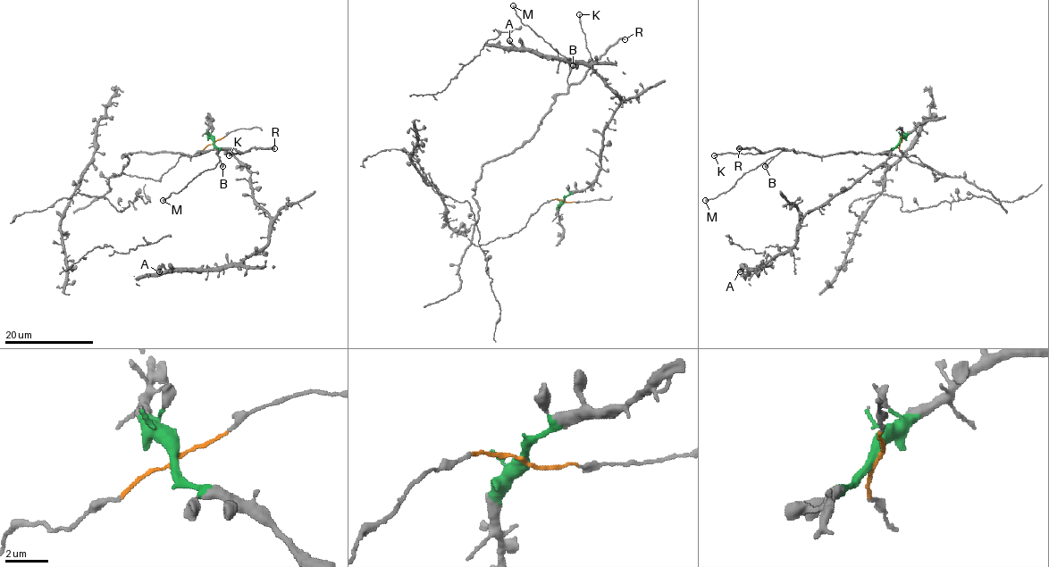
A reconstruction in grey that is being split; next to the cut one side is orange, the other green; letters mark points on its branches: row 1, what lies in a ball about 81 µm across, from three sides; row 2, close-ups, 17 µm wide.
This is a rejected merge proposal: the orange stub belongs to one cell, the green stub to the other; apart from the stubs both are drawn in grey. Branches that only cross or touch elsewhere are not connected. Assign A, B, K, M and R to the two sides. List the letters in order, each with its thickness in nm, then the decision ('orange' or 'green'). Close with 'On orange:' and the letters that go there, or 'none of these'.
A: 440 nm thick; green
B: 360 nm thick; orange
K: 190 nm thick; orange
M: 280 nm thick; orange
R: 360 nm thick; orange
On orange: B, K, M, R

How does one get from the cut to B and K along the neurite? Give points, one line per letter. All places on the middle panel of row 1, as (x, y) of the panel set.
B: (563, 200), (544, 203), (507, 237), (471, 243), (482, 167), (530, 138), (557, 96), (566, 92), (574, 65)
K: (563, 200), (544, 203), (507, 237), (471, 243), (482, 167), (520, 148), (555, 98), (590, 66), (579, 14)

